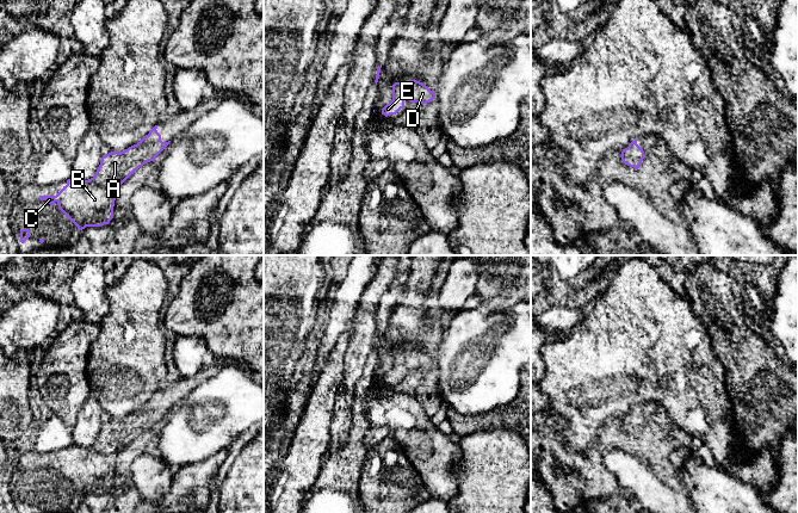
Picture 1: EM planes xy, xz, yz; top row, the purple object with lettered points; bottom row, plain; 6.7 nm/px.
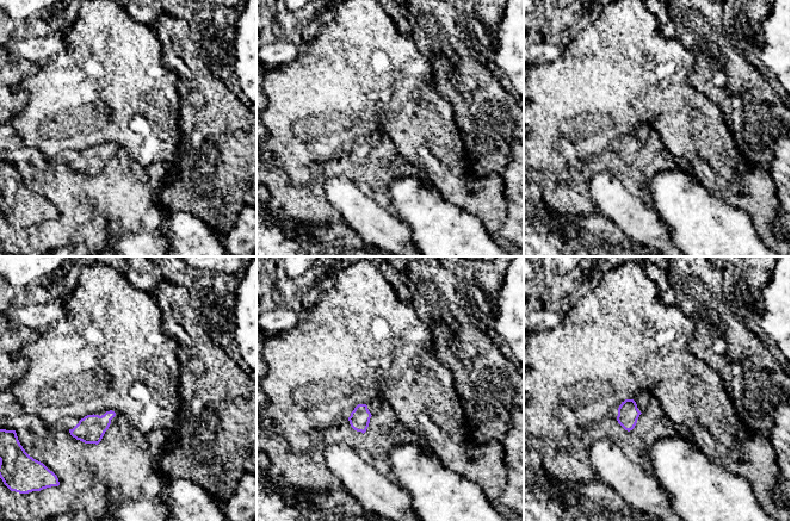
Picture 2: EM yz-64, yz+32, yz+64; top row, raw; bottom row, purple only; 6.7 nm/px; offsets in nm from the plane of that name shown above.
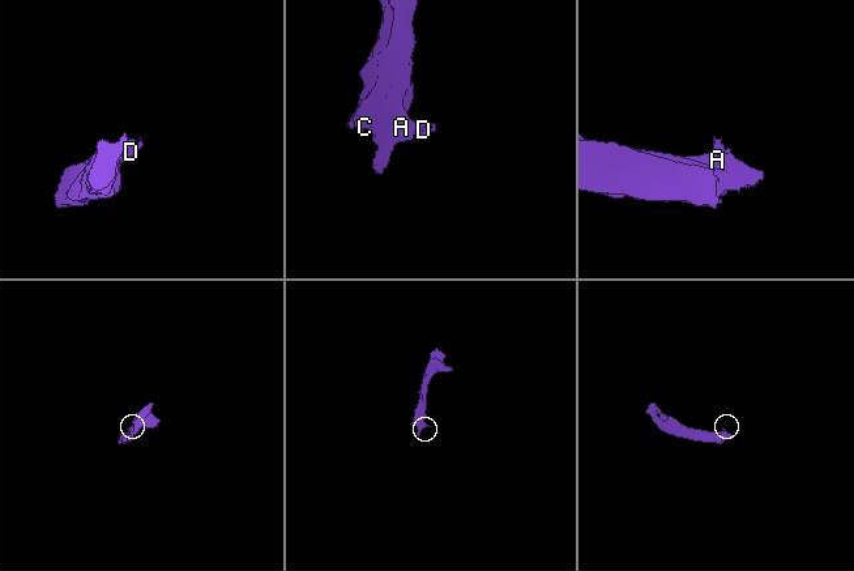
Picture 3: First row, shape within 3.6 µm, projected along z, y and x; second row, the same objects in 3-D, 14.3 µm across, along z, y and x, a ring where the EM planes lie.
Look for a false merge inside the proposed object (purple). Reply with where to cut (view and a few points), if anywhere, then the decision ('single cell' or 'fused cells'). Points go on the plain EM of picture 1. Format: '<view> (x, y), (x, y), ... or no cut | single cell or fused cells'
no cut | single cell

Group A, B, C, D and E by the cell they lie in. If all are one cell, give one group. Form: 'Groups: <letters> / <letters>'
Groups: A B C D E

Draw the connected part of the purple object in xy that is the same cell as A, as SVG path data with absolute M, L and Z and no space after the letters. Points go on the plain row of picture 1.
M155 393L137 412L124 419L103 422L95 441L88 446L70 445L56 463L41 463L50 472L58 470L58 476L78 494L100 494L113 486L116 461L119 453L144 431L169 412L161 408Z

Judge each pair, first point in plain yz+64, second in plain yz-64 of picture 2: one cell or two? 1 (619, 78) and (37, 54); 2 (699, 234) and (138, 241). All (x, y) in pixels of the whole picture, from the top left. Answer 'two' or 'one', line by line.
1: two
2: two

